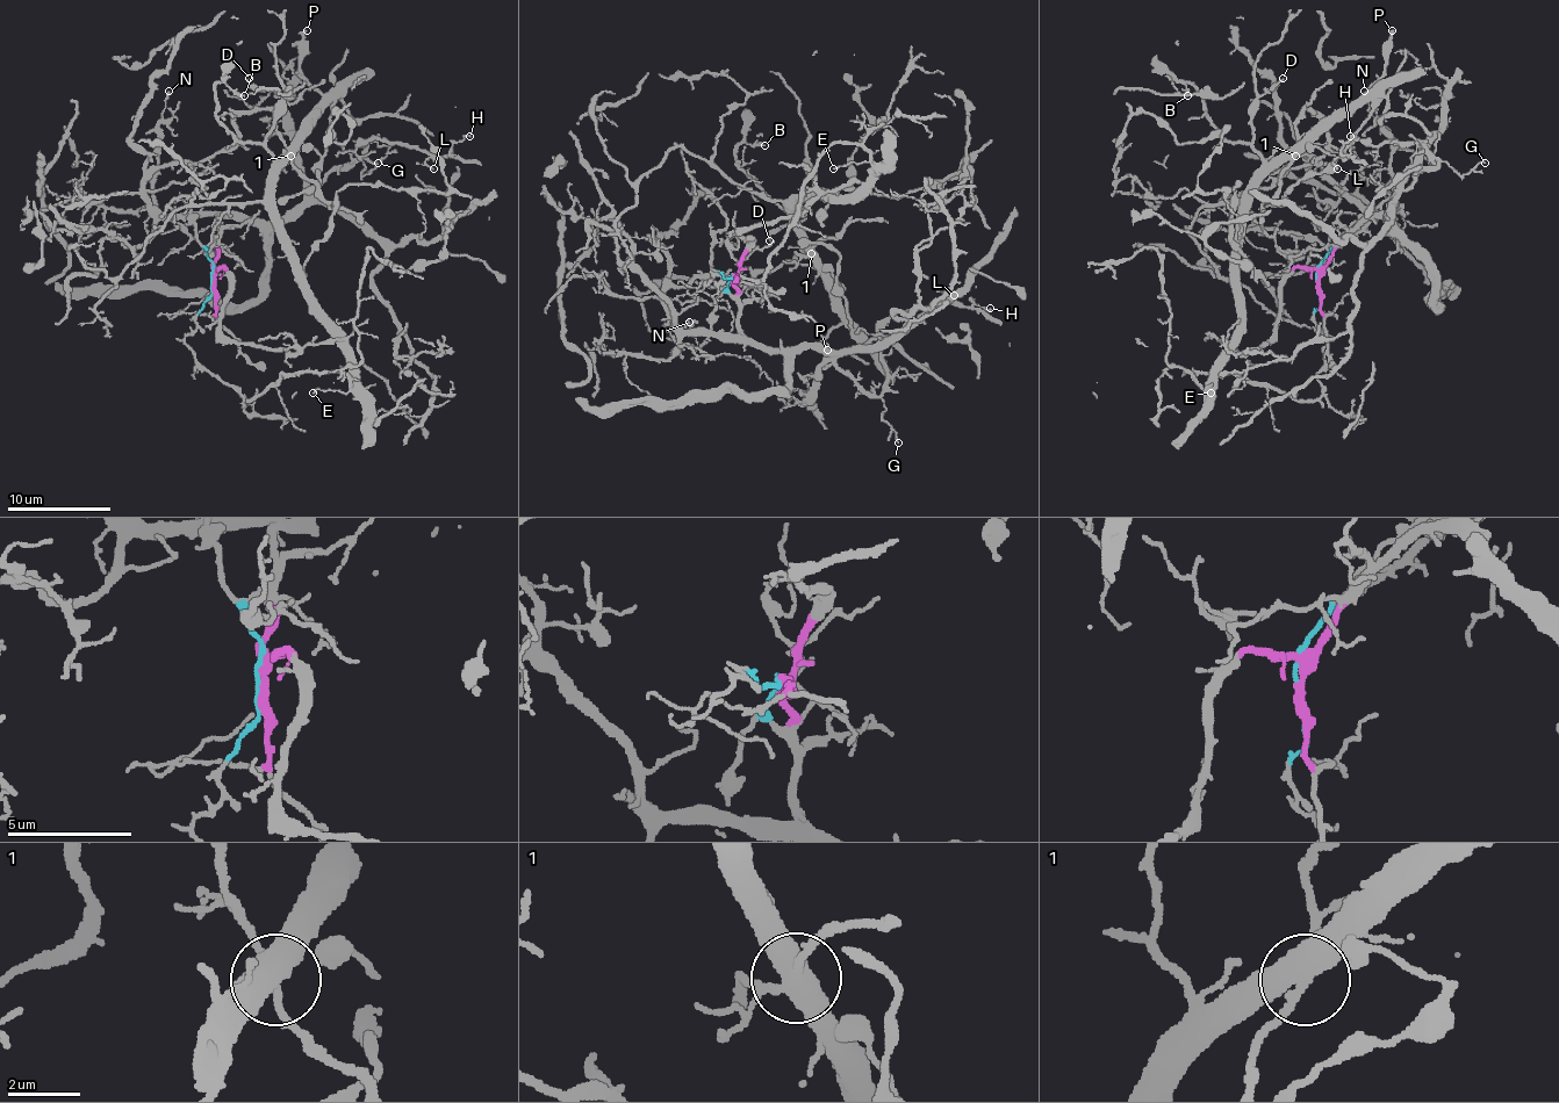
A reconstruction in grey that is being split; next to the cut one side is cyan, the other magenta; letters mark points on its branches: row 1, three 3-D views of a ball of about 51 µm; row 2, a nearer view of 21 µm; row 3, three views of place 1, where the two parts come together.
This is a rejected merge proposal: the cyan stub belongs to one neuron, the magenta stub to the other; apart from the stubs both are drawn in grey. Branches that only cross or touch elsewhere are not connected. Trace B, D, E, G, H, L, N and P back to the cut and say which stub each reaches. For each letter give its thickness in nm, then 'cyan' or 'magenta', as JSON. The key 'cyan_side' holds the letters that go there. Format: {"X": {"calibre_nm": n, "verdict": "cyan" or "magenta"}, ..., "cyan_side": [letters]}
{"B": {"calibre_nm": 170, "verdict": "cyan"}, "D": {"calibre_nm": 130, "verdict": "cyan"}, "E": {"calibre_nm": 120, "verdict": "cyan"}, "G": {"calibre_nm": 100, "verdict": "magenta"}, "H": {"calibre_nm": 140, "verdict": "magenta"}, "L": {"calibre_nm": 80, "verdict": "magenta"}, "N": {"calibre_nm": 140, "verdict": "magenta"}, "P": {"calibre_nm": 240, "verdict": "cyan"}, "cyan_side": ["B", "D", "E", "P"]}

